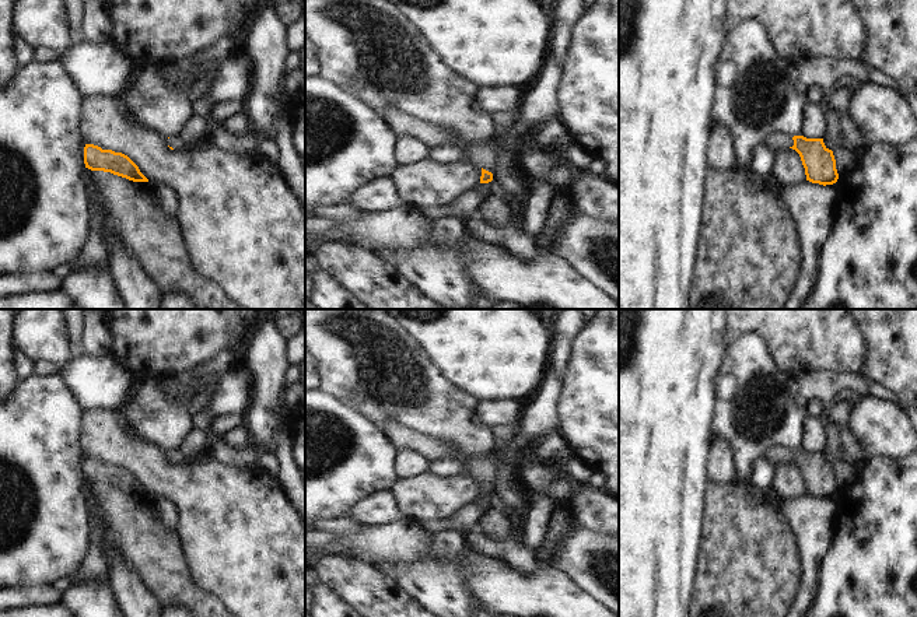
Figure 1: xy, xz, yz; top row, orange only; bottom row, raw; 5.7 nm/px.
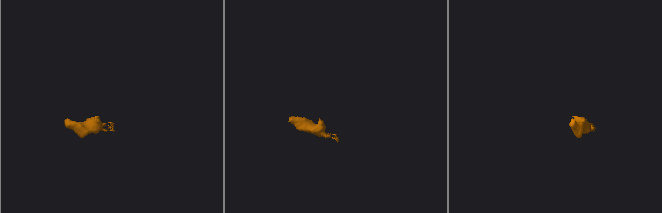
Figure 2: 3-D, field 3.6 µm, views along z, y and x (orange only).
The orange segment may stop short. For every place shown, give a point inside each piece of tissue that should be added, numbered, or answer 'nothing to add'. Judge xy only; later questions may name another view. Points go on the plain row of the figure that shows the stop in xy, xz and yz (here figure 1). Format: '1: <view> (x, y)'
1: xy (175, 455)

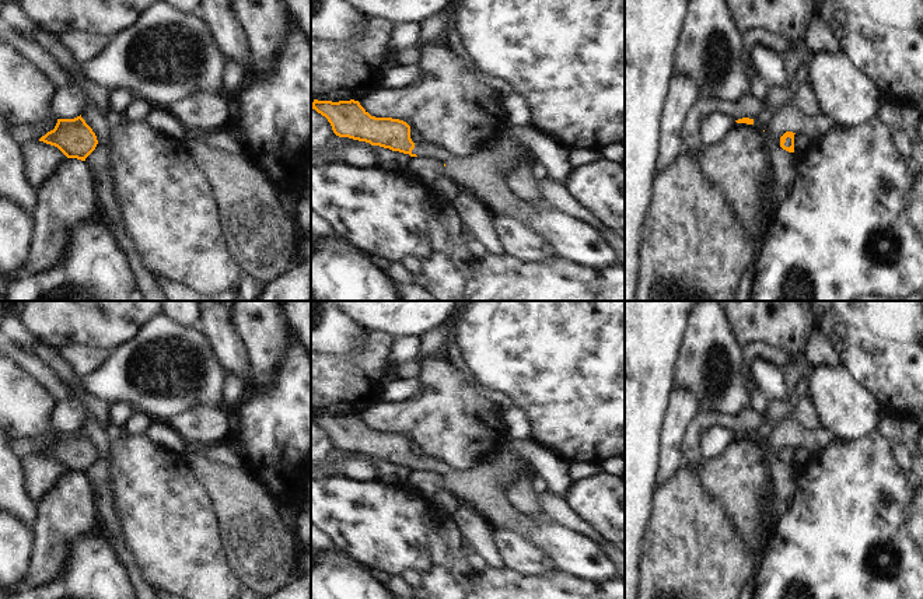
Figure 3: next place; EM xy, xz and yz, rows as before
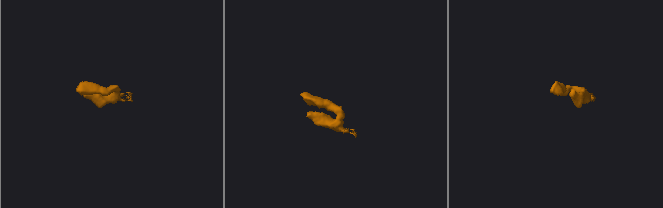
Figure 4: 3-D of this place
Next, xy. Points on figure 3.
nothing to add

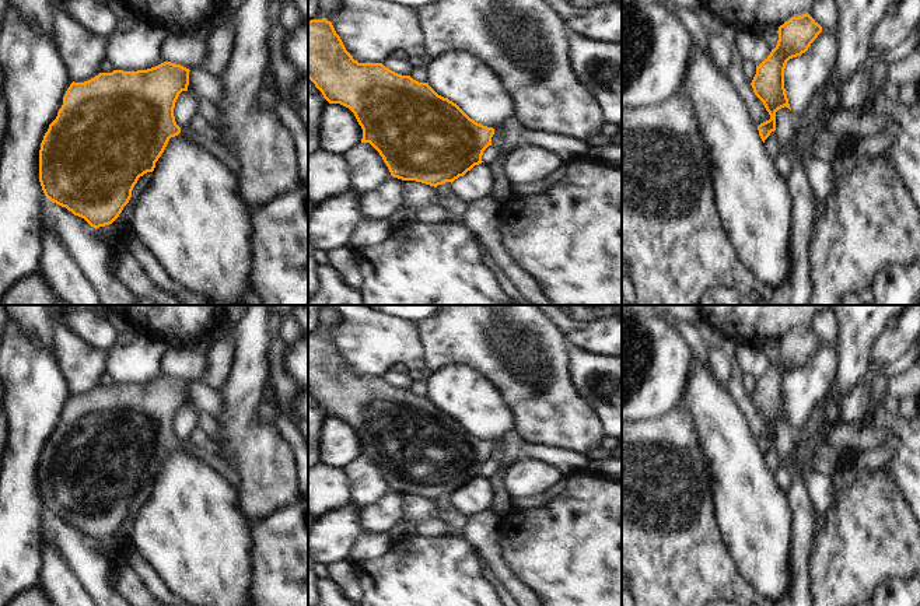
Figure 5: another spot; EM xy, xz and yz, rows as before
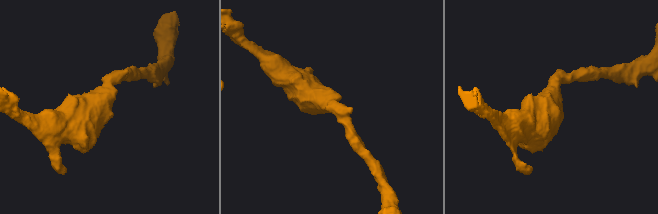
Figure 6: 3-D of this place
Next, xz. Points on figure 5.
nothing to add

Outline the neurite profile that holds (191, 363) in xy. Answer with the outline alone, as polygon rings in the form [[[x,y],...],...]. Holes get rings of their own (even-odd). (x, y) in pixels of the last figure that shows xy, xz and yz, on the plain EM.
[[[206,340],[189,347],[171,344],[162,357],[162,369],[167,375],[189,383],[202,381],[209,367],[211,347],[213,344]]]

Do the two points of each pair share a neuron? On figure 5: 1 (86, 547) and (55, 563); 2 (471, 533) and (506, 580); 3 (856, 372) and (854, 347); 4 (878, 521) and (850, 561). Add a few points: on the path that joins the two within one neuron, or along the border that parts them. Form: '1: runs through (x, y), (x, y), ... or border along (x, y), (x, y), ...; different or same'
1: border along (45, 542), (51, 543), (65, 557), (84, 585); different
2: runs through (483, 543), (495, 554), (499, 567); same
3: runs through (854, 367), (854, 353); same
4: runs through (870, 531), (870, 535), (854, 552); same

